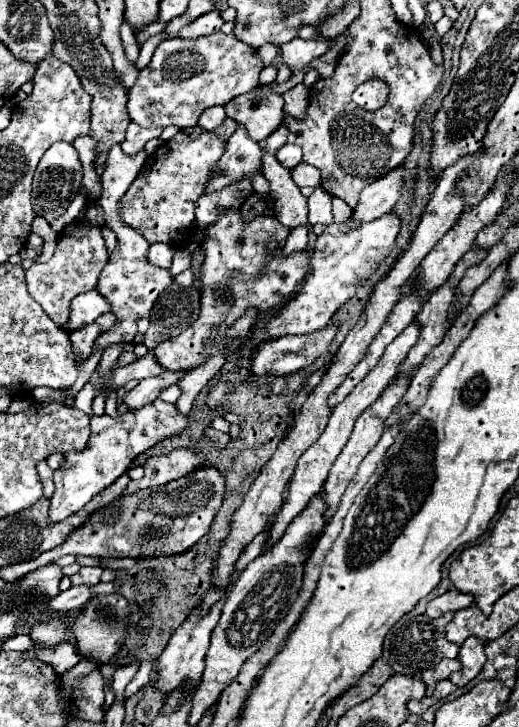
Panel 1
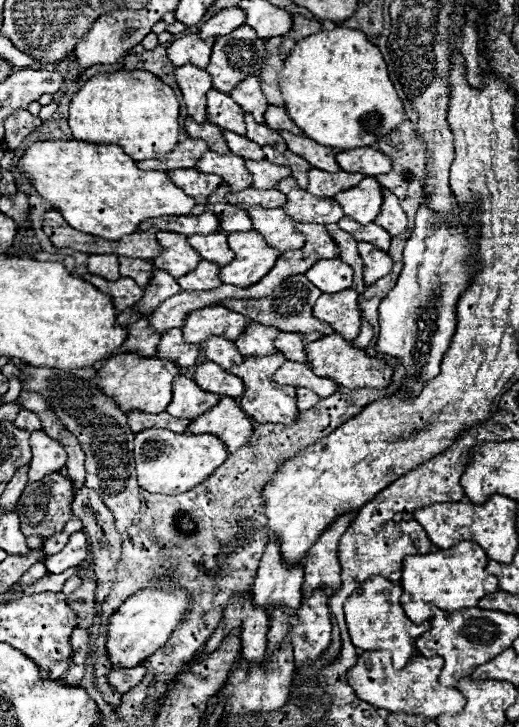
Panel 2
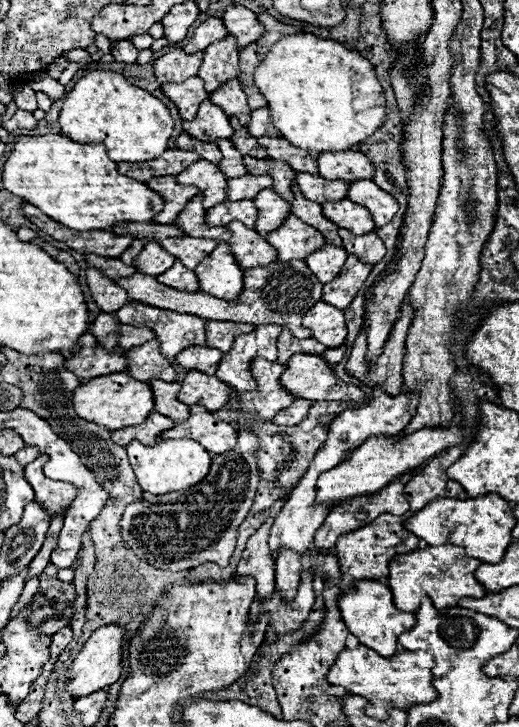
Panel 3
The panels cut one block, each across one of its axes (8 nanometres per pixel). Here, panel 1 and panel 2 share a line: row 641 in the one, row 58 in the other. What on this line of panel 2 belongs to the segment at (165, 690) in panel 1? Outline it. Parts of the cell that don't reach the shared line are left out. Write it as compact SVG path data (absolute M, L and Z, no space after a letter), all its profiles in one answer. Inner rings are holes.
M198 34L182 36L180 40L172 42L172 46L168 48L168 58L172 60L172 64L176 68L184 66L184 64L194 64L196 68L206 68L214 42L216 42L216 38L202 40Z

